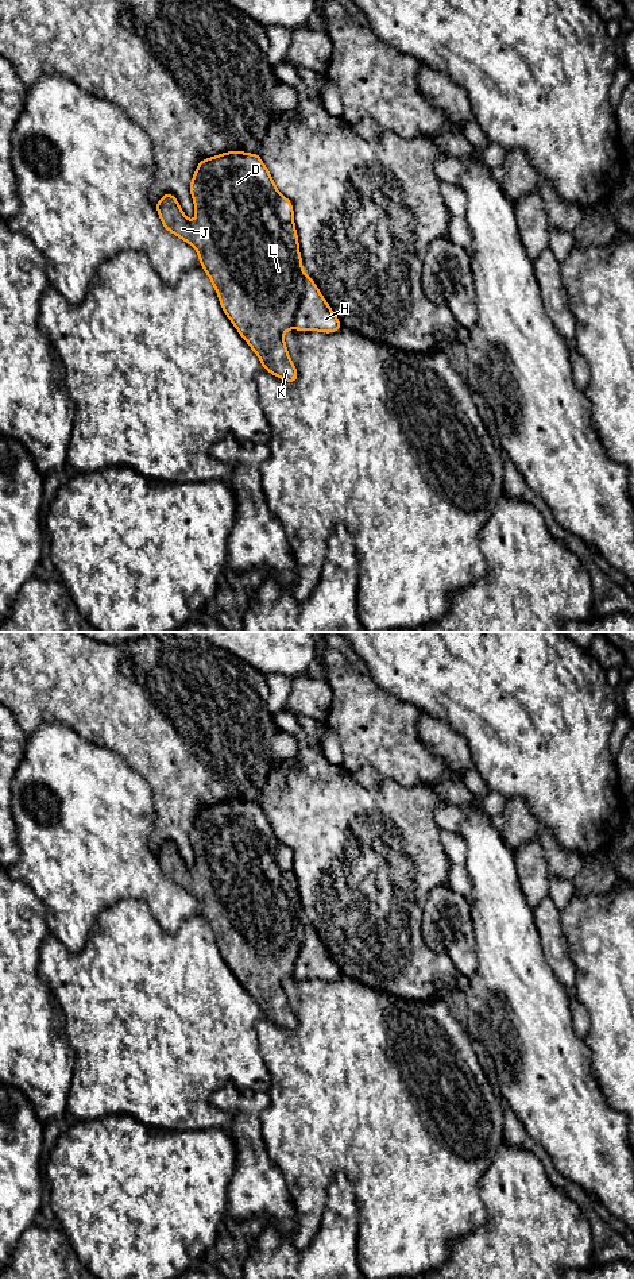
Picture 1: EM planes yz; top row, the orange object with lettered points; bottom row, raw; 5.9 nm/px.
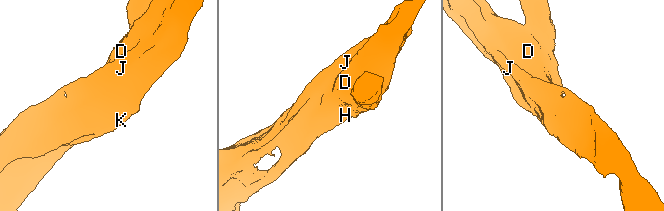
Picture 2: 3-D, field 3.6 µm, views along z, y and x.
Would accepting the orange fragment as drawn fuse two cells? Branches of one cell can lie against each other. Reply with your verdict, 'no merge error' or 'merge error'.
no merge error

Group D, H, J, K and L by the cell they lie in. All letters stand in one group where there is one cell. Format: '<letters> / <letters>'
D H J K L

